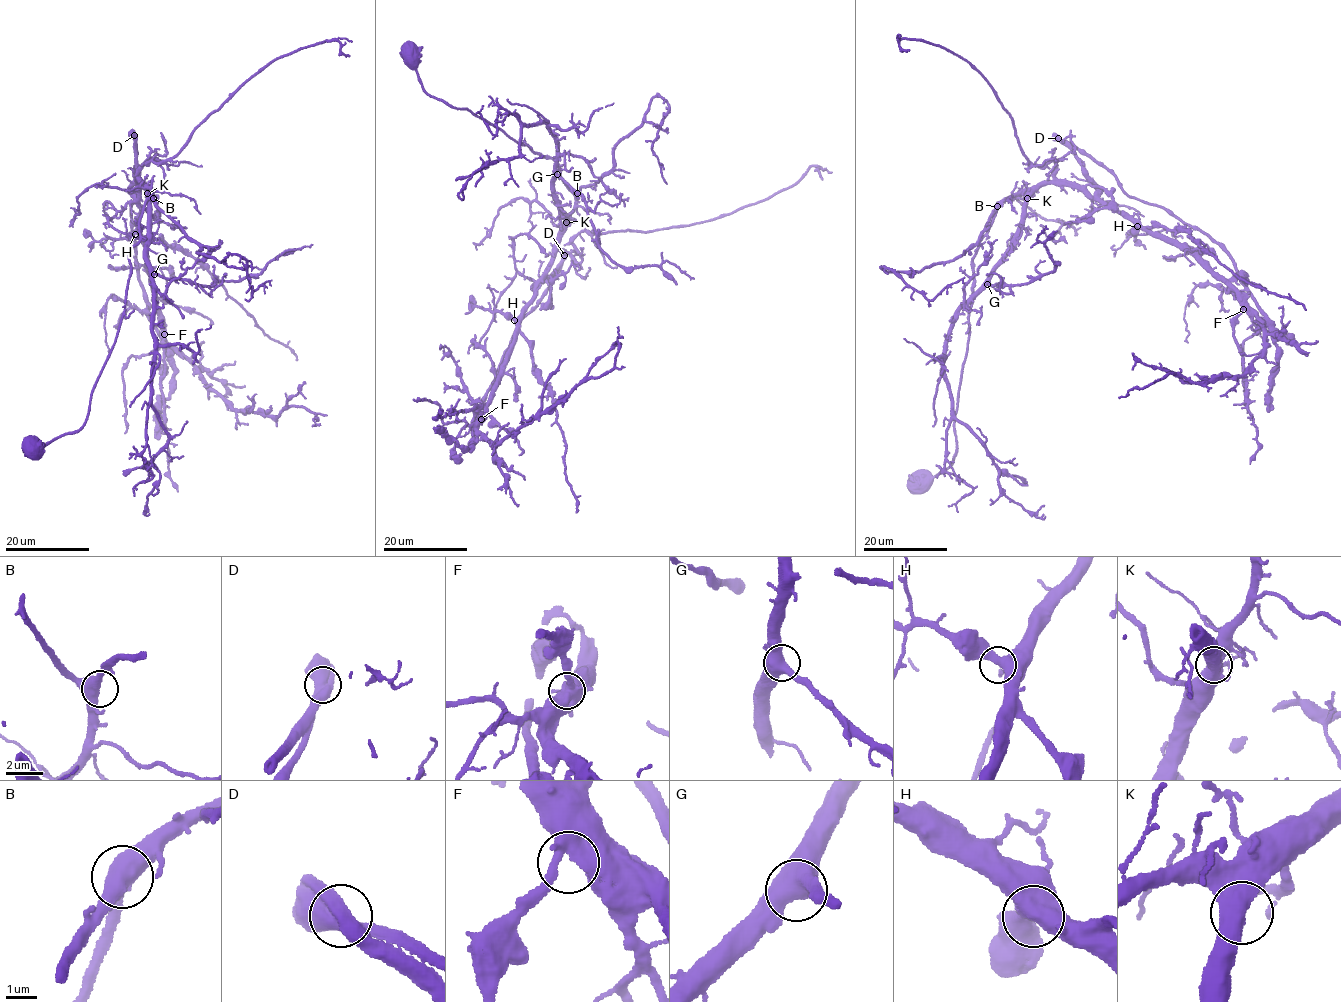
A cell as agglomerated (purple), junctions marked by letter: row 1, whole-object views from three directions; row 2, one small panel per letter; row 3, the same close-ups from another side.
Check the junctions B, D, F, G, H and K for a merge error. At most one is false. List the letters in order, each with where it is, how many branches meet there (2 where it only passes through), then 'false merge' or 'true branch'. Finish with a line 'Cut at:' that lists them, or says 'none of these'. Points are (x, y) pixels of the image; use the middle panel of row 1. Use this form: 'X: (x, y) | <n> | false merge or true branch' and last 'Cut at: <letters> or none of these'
B: (577, 193) | 2 | true branch
D: (564, 255) | 2 | true branch
F: (481, 419) | 2 | true branch
G: (557, 174) | 2 | true branch
H: (514, 320) | 2 | true branch
K: (566, 222) | 2 | true branch
Cut at: none of these

